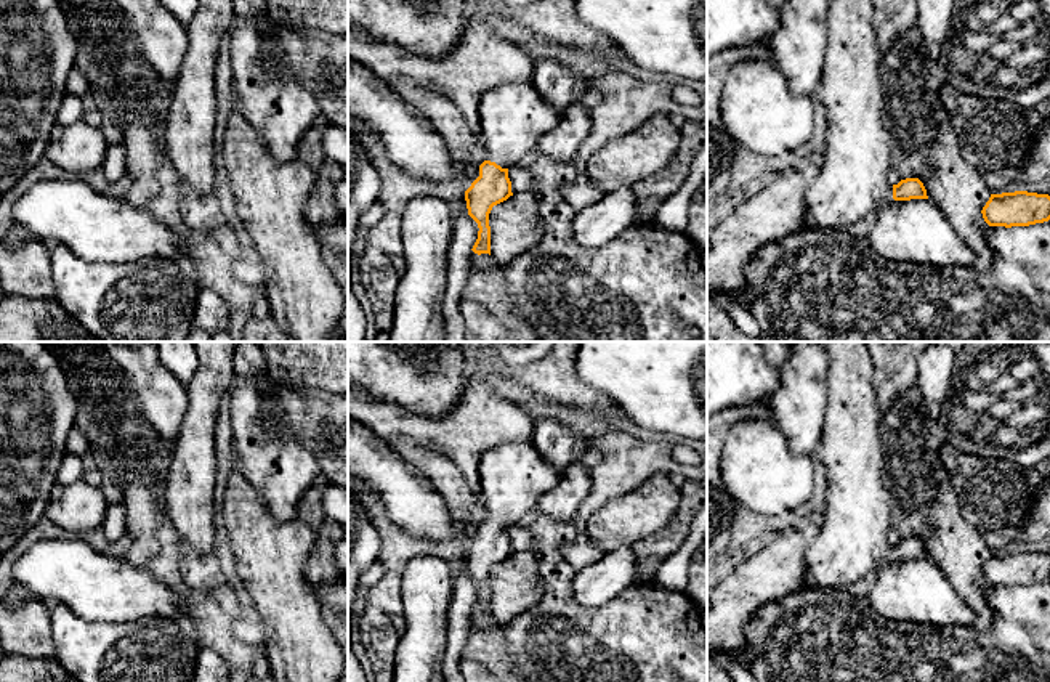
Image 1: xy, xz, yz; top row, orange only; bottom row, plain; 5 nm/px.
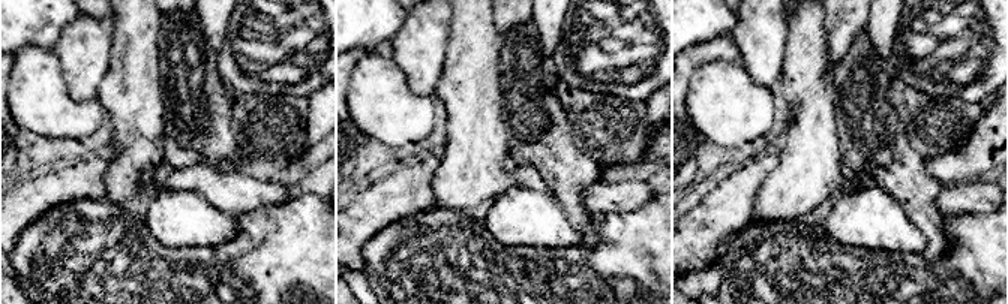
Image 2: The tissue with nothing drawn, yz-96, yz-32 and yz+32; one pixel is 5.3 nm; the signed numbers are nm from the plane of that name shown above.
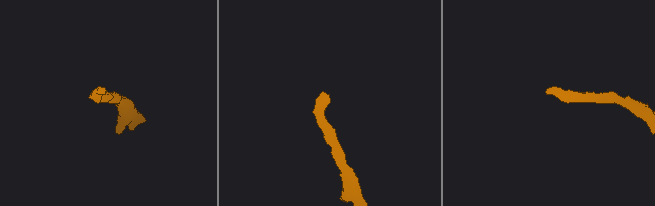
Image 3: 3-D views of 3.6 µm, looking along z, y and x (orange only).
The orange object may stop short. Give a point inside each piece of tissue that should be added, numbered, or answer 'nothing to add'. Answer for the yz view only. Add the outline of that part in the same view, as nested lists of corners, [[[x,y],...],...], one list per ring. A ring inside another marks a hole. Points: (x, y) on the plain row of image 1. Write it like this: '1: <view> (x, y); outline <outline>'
1: yz (852, 541); outline [[[818,342],[829,356],[827,419],[818,457],[827,470],[826,512],[805,555],[800,587],[843,589],[893,562],[880,446],[880,409],[867,342]]]

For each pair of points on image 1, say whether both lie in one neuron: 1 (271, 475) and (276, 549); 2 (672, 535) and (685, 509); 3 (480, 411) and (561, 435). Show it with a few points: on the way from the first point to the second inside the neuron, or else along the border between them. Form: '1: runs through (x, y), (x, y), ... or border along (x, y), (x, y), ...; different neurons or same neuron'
1: border along (252, 487), (276, 519), (292, 520), (295, 517); different neurons
2: runs through (678, 528), (683, 515); same neuron
3: border along (534, 422), (534, 432), (529, 438); different neurons

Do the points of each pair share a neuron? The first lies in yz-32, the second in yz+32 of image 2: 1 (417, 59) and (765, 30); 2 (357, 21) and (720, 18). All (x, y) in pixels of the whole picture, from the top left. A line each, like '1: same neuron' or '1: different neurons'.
1: same neuron
2: same neuron

